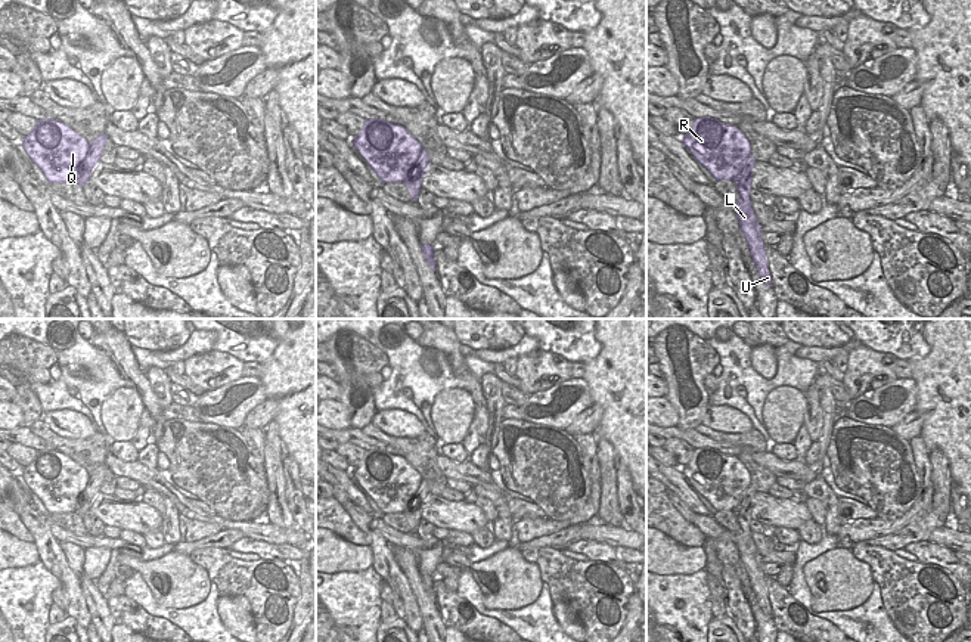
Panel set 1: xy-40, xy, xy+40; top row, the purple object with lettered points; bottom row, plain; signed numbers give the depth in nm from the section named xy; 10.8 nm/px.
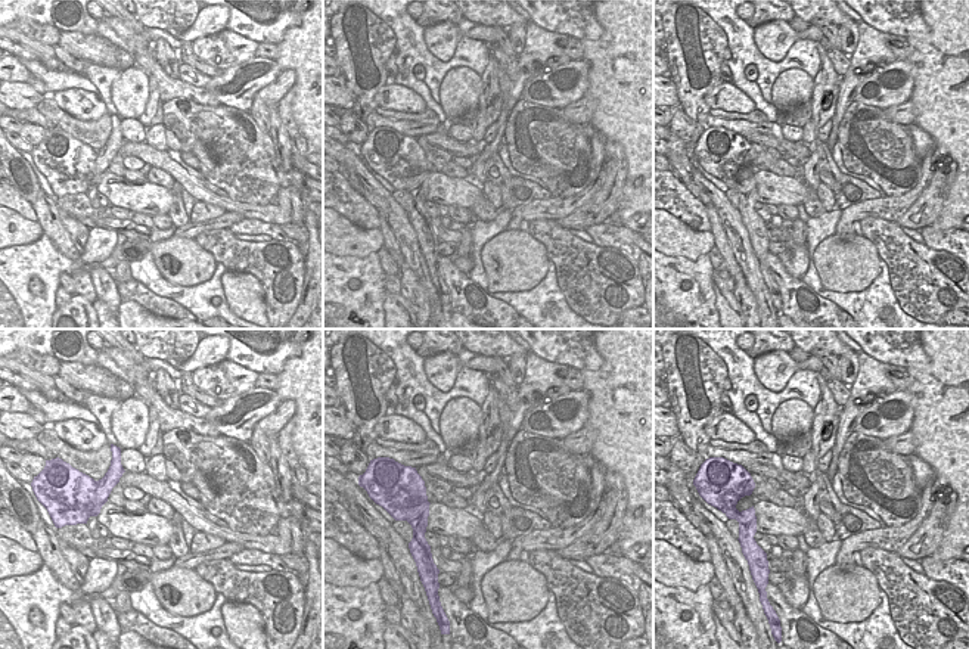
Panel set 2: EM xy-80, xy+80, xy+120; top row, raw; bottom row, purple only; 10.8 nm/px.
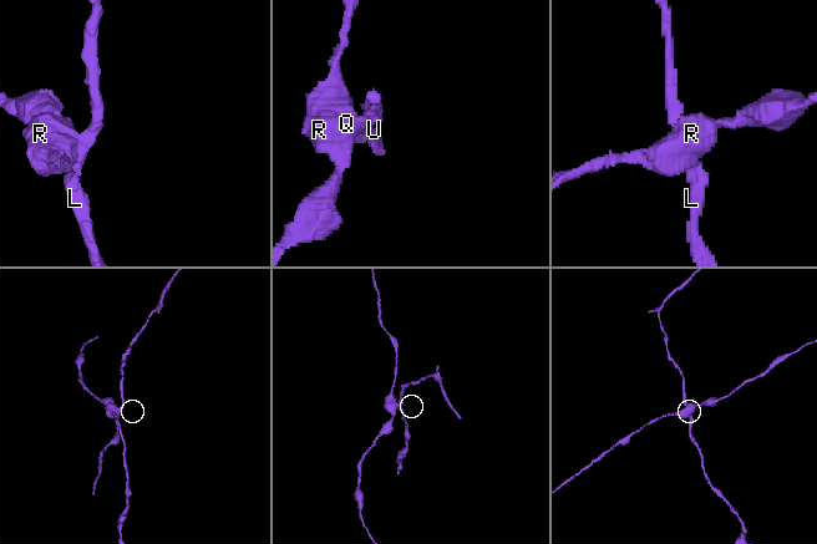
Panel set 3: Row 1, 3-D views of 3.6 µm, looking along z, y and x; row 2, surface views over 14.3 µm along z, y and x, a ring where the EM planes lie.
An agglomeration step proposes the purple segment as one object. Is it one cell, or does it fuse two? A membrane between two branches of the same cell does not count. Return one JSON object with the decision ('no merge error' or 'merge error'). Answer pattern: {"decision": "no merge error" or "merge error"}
{"decision": "merge error"}

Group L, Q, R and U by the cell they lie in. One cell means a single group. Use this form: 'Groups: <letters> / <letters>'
Groups: L U / Q R.

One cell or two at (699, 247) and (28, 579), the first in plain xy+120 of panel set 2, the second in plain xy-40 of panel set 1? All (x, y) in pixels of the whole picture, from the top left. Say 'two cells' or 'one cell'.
two cells

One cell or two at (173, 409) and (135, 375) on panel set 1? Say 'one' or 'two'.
one

